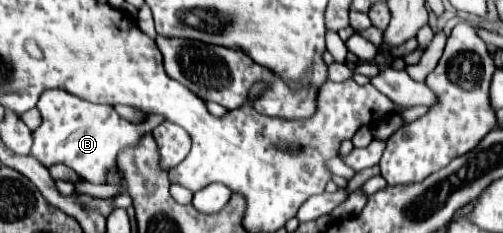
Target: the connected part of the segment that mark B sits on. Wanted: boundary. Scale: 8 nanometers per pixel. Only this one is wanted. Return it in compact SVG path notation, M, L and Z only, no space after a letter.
M44 90L36 108L40 110L42 124L32 132L32 156L46 168L66 164L92 184L106 182L106 172L116 166L120 148L138 144L140 136L150 132L148 124L128 122L112 106L92 104L66 90Z

